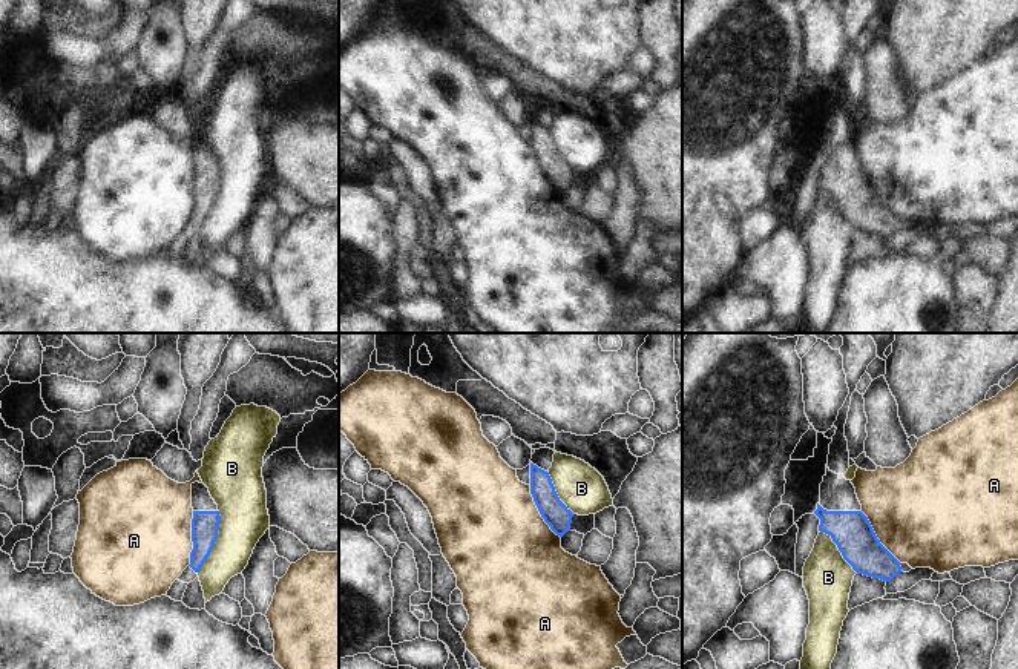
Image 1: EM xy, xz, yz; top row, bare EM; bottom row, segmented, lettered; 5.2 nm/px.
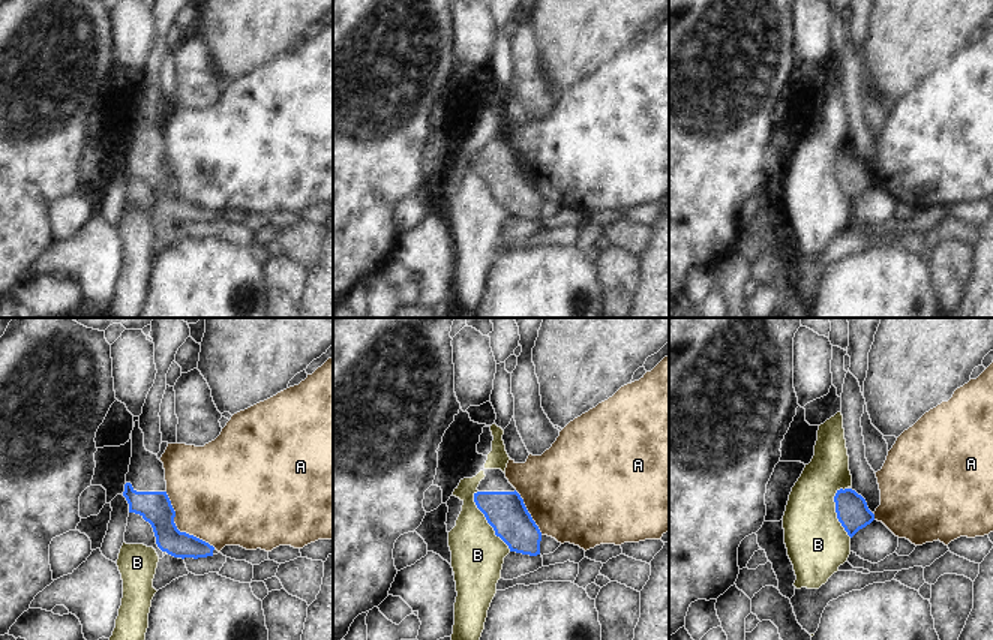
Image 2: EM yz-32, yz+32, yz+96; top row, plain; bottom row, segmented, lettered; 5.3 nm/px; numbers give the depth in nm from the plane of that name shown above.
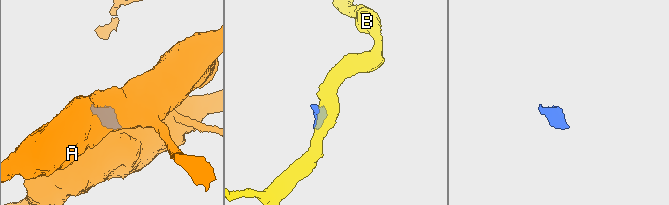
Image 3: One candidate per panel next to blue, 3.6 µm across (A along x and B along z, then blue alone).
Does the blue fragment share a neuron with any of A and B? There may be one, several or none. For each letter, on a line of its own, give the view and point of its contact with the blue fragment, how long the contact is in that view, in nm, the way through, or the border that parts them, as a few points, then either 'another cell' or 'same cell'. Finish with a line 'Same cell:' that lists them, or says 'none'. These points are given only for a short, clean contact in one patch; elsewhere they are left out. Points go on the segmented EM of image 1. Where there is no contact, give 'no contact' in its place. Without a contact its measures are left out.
A: meets blue in xy at (192, 539); contact 280 nm long; another cell
B: meets blue in xy at (215, 540); contact 360 nm long; border along xy (218, 510), (216, 540), (198, 573); another cell
Same cell: none

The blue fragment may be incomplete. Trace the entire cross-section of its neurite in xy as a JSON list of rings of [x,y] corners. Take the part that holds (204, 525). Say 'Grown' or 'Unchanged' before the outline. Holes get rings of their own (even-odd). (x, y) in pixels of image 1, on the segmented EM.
Grown. [[[192,483],[192,542],[190,568],[199,572],[201,566],[210,555],[218,539],[221,516],[218,505],[212,499],[204,483]]]

